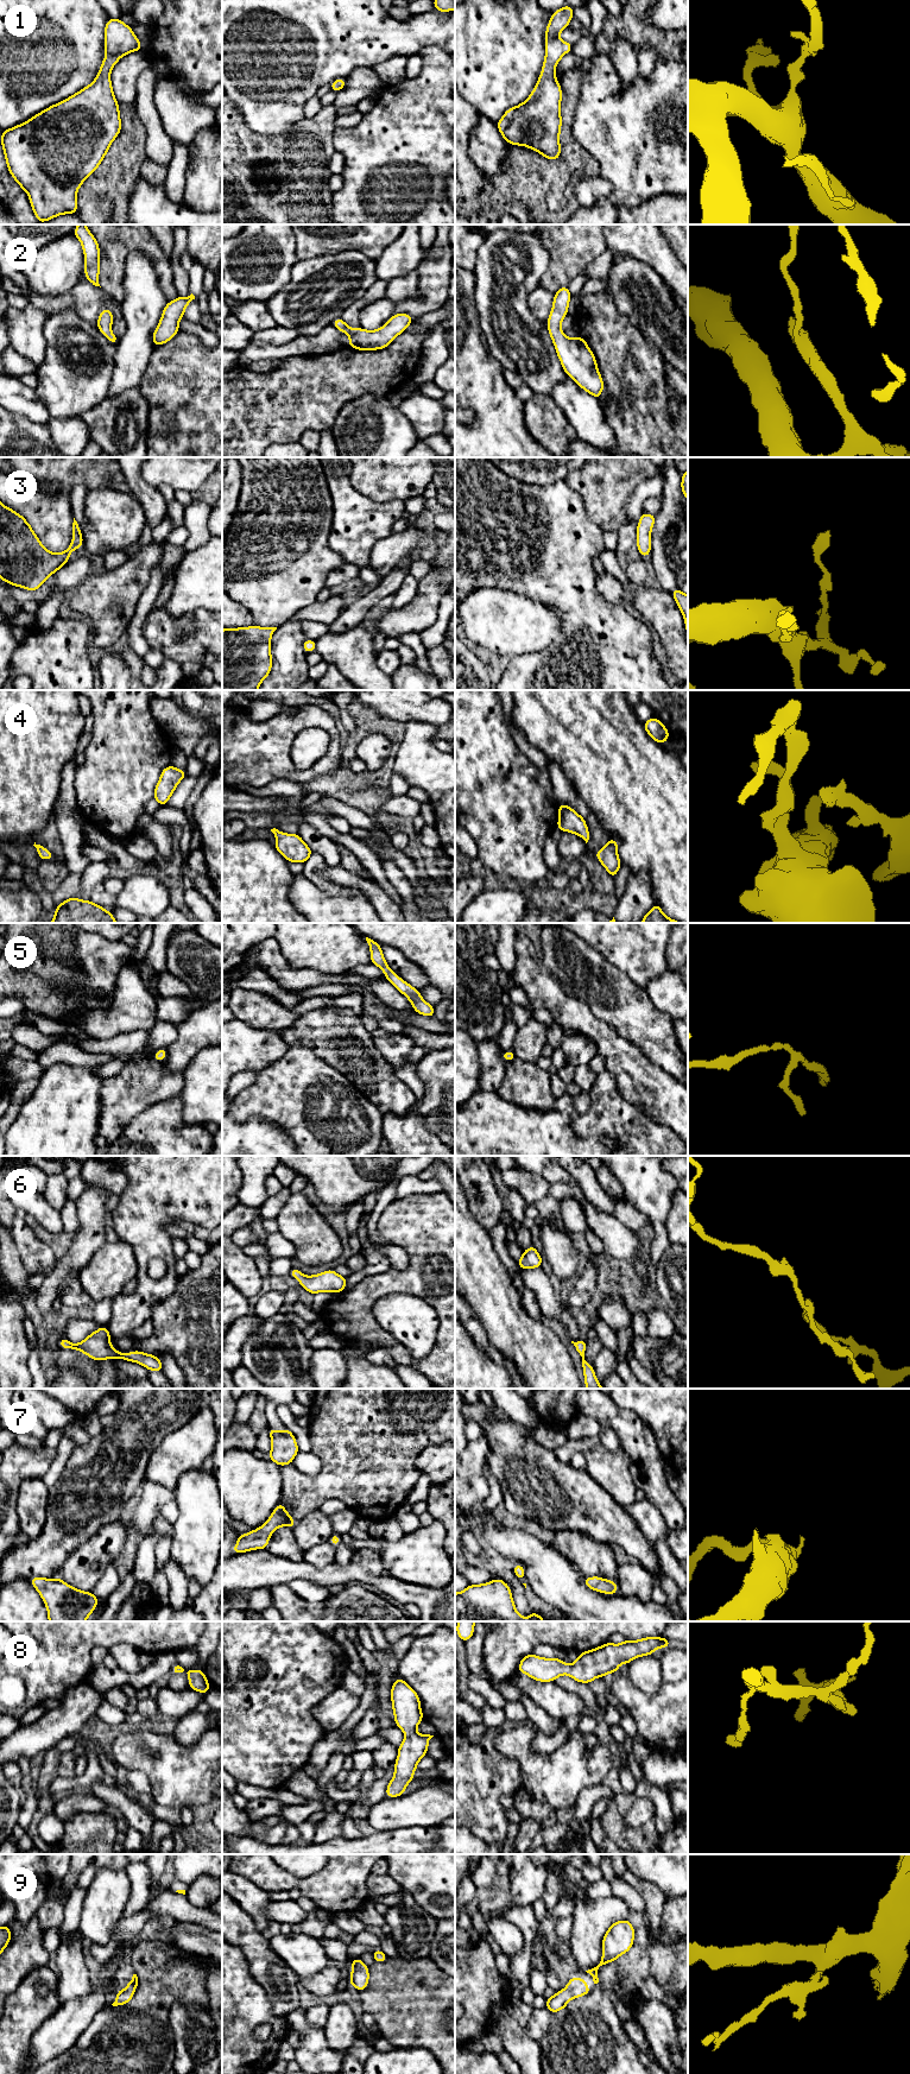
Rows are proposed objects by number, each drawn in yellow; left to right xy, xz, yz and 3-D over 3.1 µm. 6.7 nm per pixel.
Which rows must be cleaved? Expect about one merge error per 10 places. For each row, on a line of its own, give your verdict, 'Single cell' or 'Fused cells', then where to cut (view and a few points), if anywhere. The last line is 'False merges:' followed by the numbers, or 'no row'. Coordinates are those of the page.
1: Single cell. No split
2: Single cell. No split
3: Single cell. No split
4: Single cell. No split
5: Single cell. No split
6: Single cell. No split
7: Single cell. No split
8: Single cell. No split
9: Single cell. No split
False merges: no row

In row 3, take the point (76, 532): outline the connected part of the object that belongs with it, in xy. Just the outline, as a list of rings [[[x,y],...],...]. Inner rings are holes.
[[[0,501],[0,578],[8,584],[37,590],[80,546],[83,538],[75,518],[72,542],[65,551],[53,554],[44,548],[23,516]]]

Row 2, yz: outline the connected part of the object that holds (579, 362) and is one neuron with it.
[[[568,286],[560,287],[554,295],[551,312],[546,321],[548,330],[565,374],[599,400],[605,385],[593,352],[583,337],[569,339],[560,328],[568,315],[570,298]]]

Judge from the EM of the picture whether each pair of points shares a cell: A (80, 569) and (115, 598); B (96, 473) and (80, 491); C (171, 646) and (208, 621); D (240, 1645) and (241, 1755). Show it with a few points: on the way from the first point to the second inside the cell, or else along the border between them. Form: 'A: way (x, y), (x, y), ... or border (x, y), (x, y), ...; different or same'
A: border (90, 573), (76, 586); different
B: border (87, 486), (71, 487), (73, 512); different
C: way (181, 644), (200, 631); same
D: way (238, 1673), (235, 1681), (241, 1687), (241, 1727); same

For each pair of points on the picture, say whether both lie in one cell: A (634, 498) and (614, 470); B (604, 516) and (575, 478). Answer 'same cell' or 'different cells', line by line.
A: different cells
B: same cell

